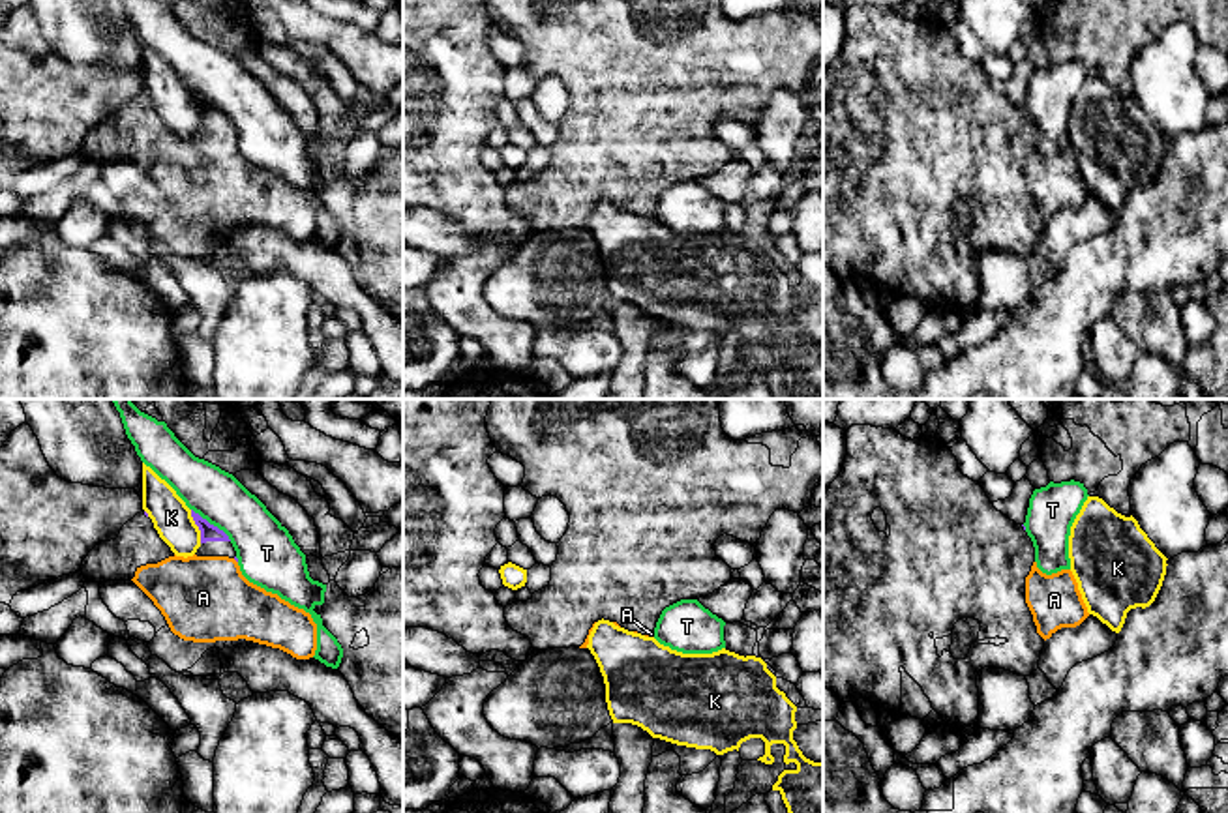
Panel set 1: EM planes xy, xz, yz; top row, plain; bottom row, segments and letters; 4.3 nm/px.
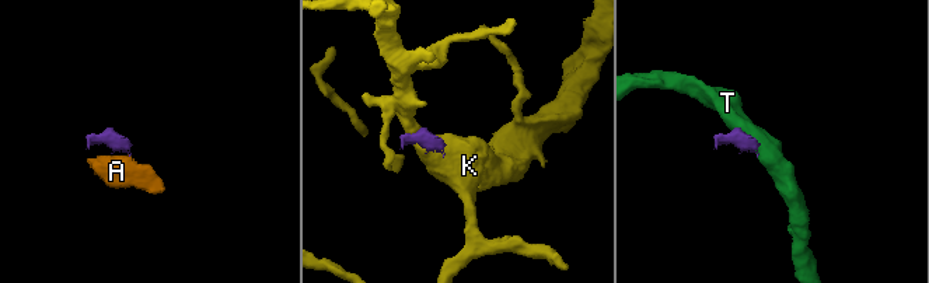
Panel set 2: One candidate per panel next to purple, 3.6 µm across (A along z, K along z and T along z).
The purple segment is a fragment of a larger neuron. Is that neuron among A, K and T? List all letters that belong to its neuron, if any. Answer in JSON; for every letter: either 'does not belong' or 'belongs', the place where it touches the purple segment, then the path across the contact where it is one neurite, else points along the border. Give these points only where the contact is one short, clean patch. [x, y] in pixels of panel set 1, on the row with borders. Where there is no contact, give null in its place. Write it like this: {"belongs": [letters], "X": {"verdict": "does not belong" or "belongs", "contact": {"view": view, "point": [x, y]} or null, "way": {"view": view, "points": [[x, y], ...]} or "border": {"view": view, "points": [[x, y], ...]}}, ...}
{"belongs": ["A"], "A": {"verdict": "belongs", "contact": null}, "K": {"verdict": "does not belong", "contact": {"view": "xy", "point": [197, 525]}, "border": {"view": "xy", "points": [[190, 510], [201, 542]]}}, "T": {"verdict": "does not belong", "contact": {"view": "xy", "point": [212, 525]}, "border": {"view": "xy", "points": [[192, 508], [231, 540]]}}}

